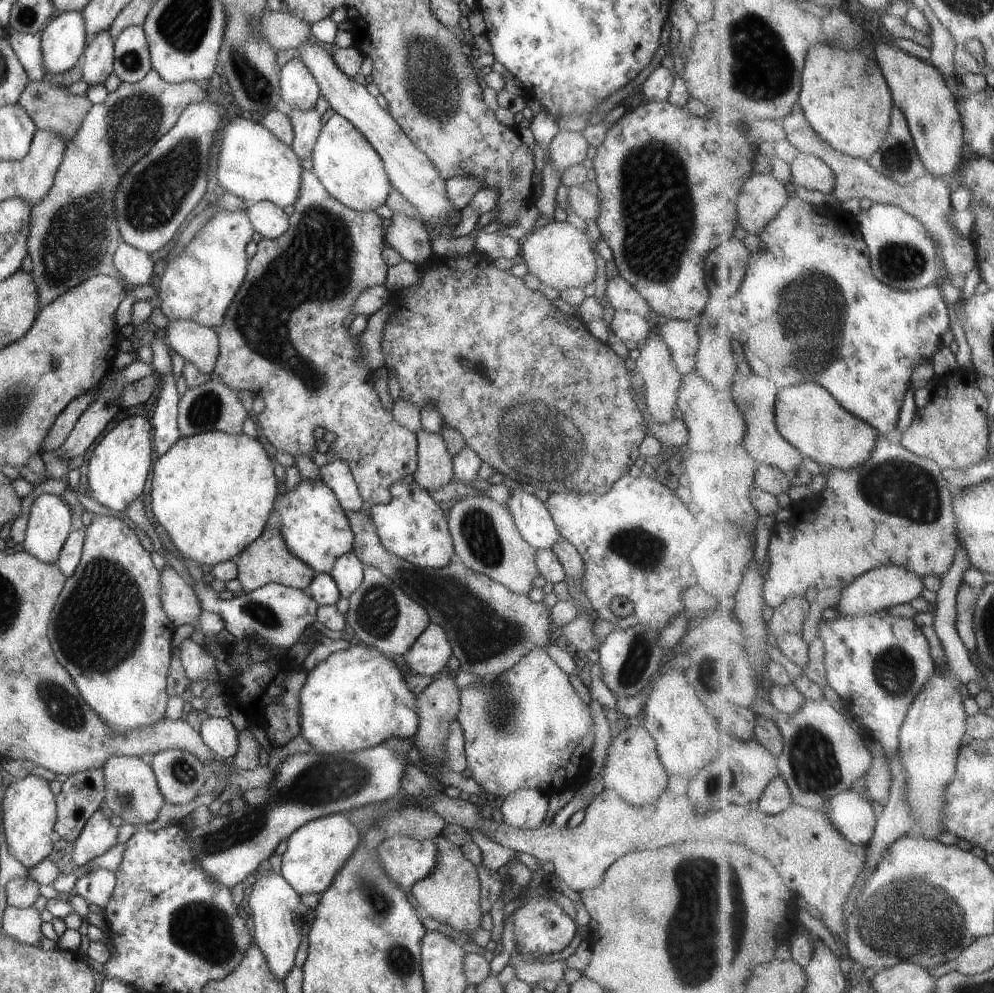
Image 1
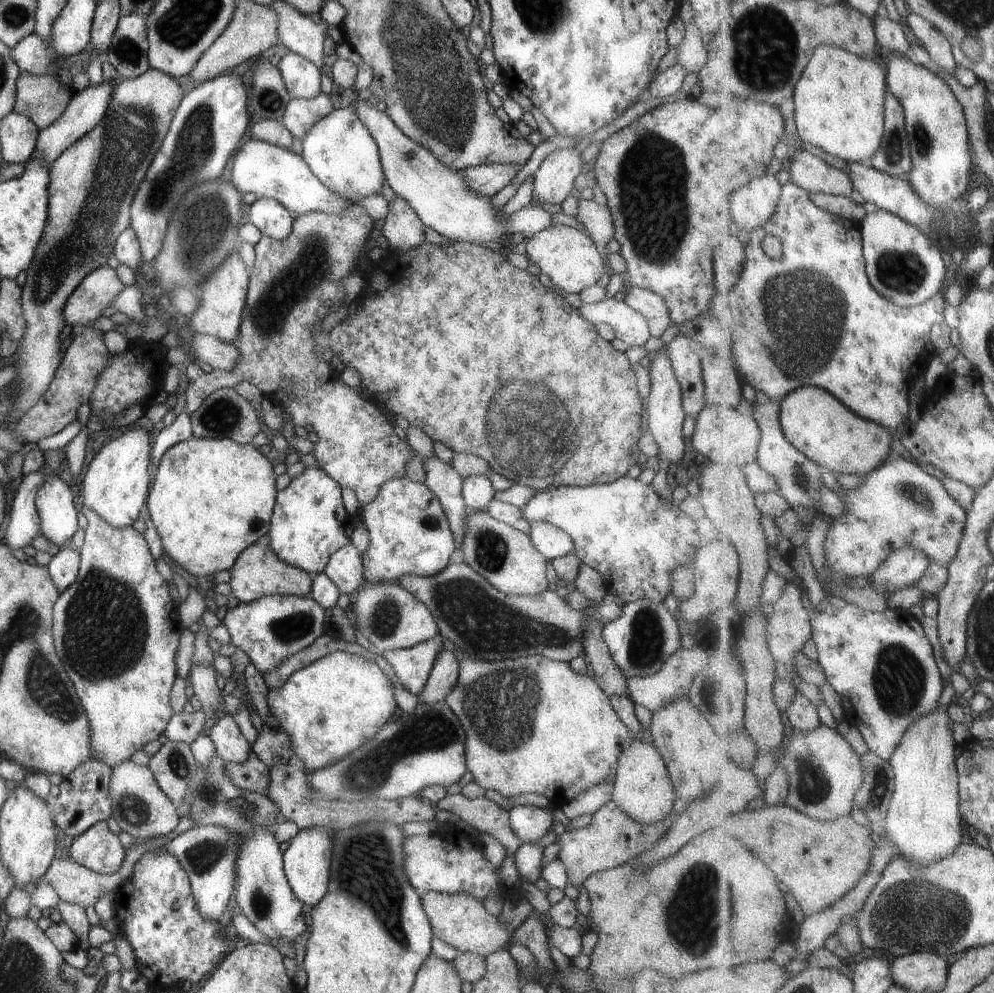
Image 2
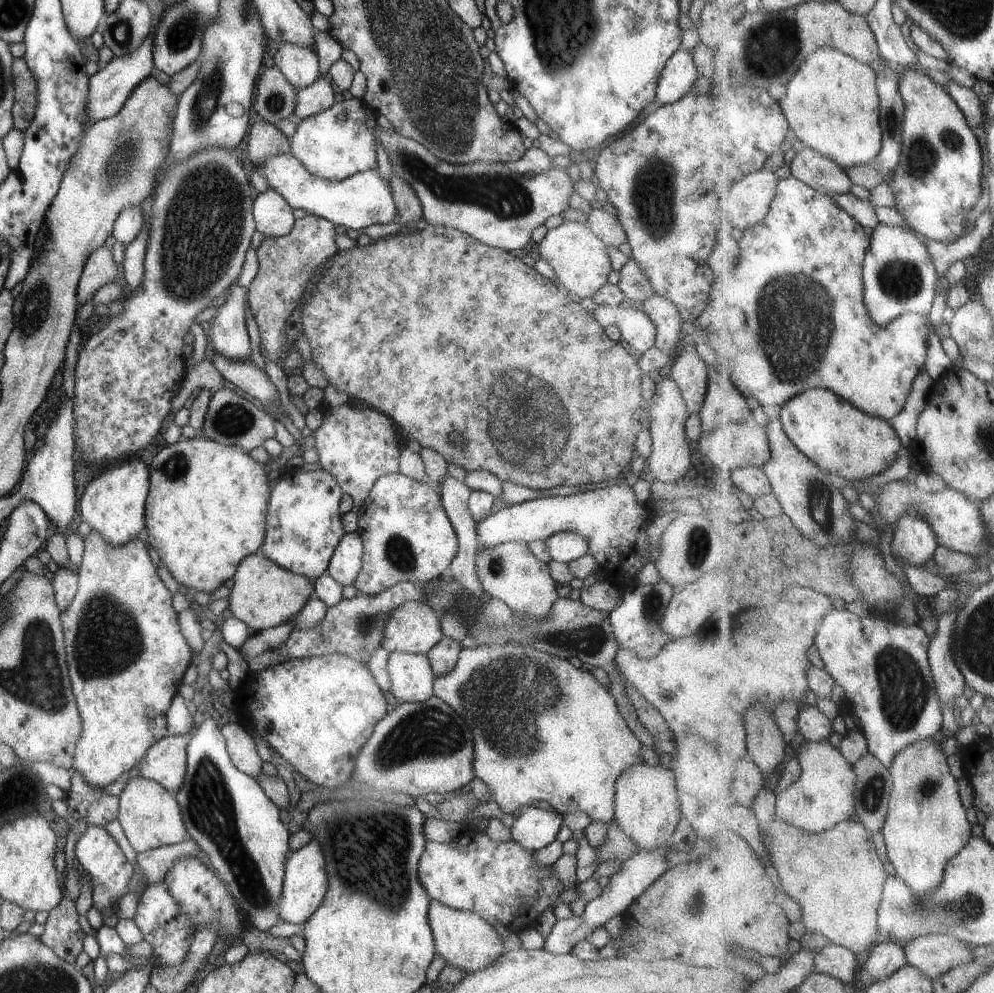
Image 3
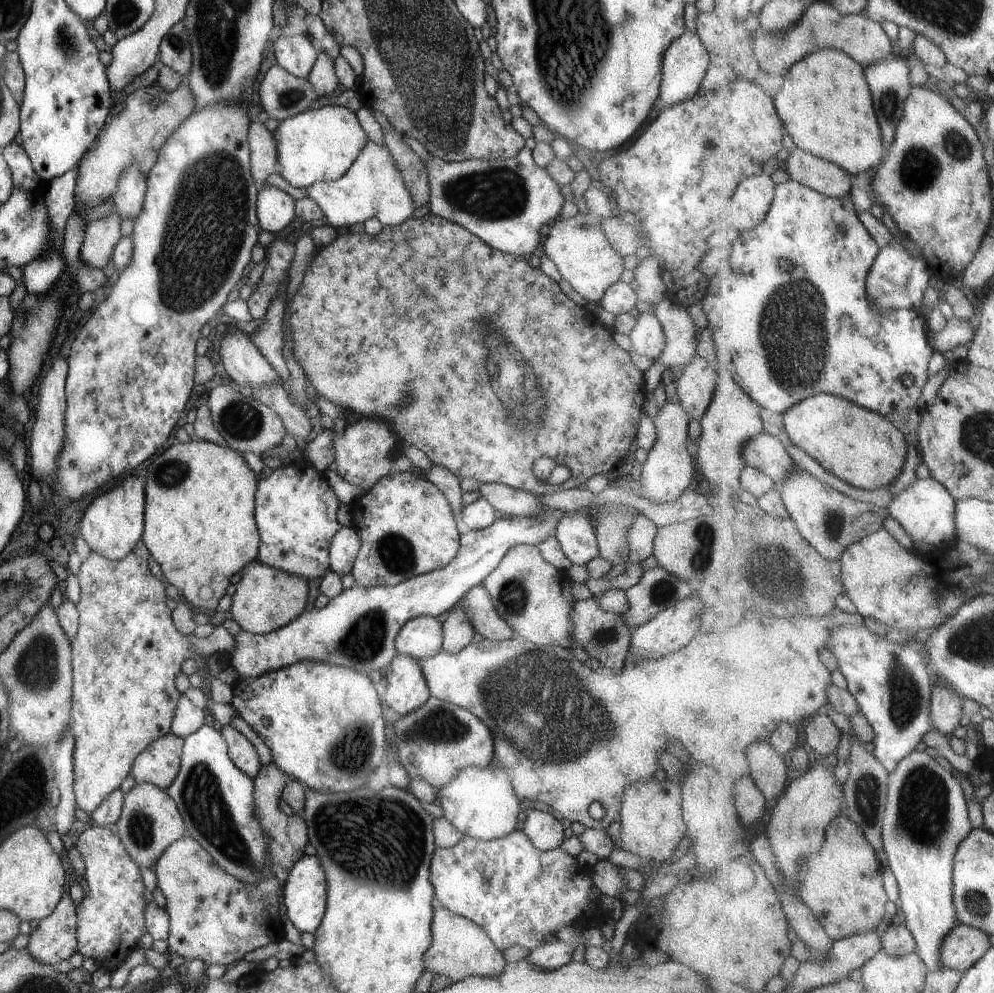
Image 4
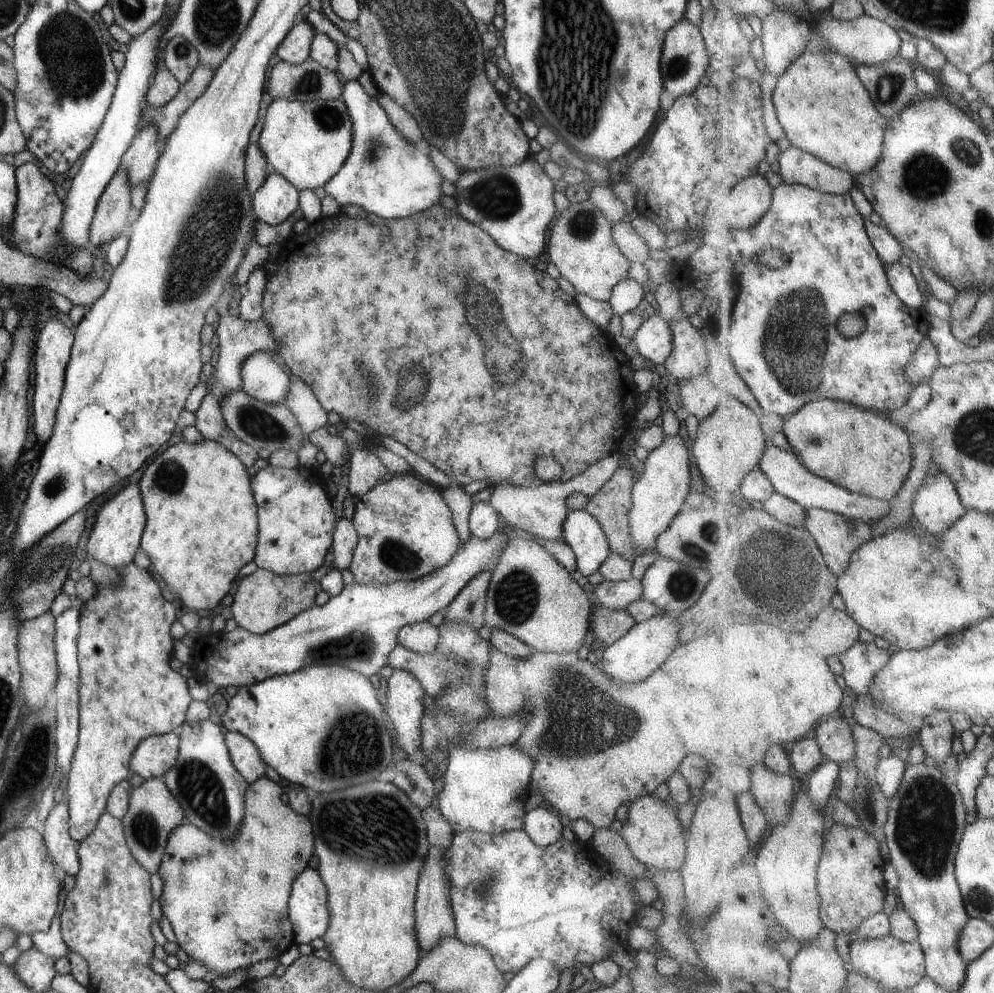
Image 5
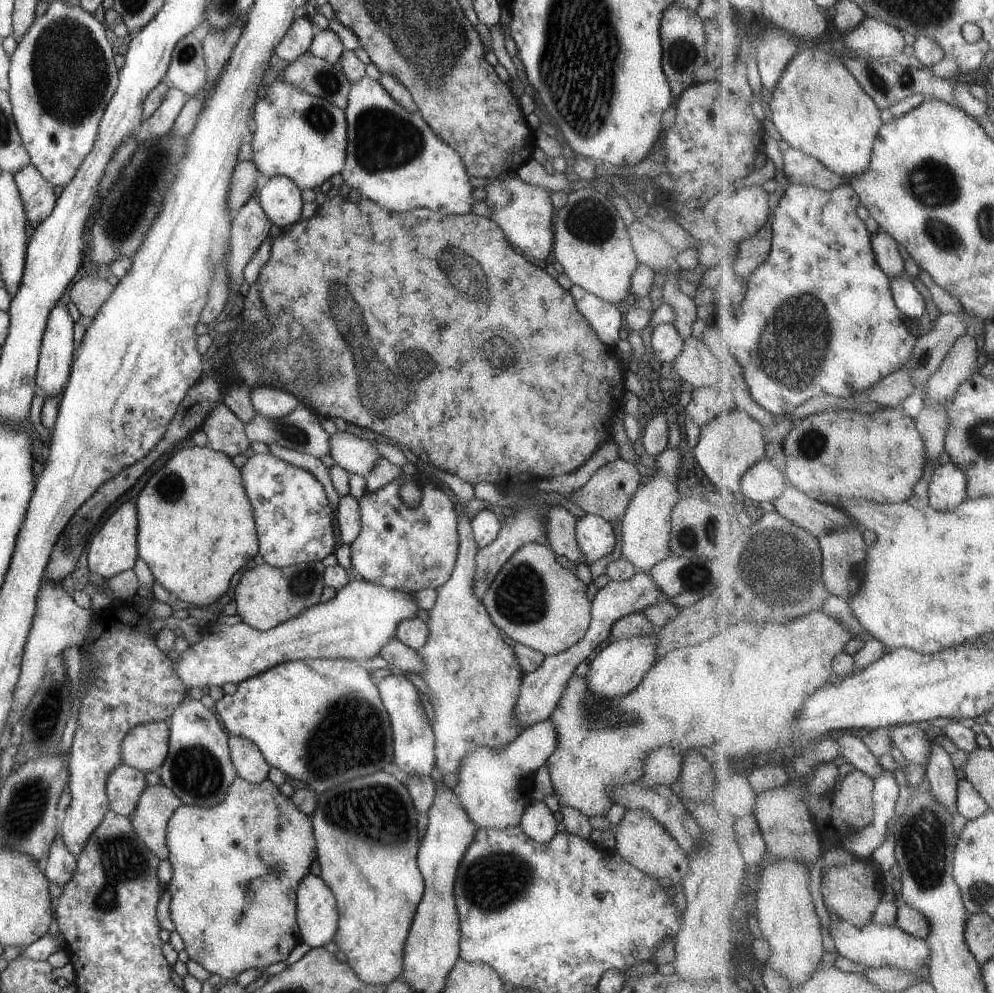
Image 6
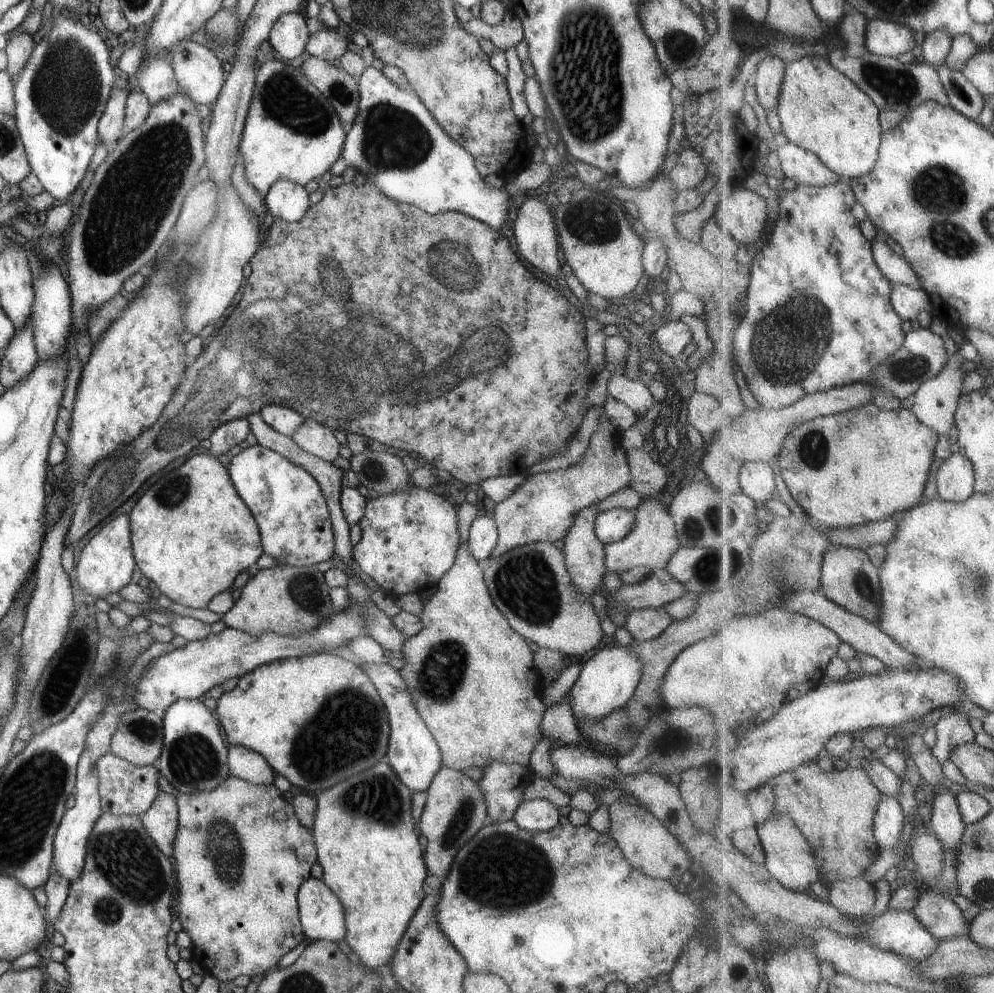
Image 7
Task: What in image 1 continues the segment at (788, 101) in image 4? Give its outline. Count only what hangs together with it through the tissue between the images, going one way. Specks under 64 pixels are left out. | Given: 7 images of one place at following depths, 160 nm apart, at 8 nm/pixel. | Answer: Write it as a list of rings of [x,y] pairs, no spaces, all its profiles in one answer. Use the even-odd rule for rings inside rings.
[[[826,43],[812,46],[800,98],[802,111],[820,137],[845,154],[869,160],[889,136],[895,106],[892,89],[876,58],[867,58],[858,48],[848,51]]]

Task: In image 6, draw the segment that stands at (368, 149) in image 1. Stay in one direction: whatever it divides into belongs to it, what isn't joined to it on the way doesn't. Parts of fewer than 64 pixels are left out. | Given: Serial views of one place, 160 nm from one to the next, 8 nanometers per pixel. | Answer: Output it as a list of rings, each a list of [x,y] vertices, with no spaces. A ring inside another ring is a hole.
[[[278,77],[266,96],[256,100],[253,120],[251,160],[261,182],[277,175],[286,176],[300,190],[314,190],[342,169],[347,144],[346,118],[344,111],[334,104],[308,95]]]

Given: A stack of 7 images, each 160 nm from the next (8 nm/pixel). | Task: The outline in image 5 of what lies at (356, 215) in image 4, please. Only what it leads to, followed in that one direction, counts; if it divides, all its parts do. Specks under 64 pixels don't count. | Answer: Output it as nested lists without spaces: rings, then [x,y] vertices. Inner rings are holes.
[[[357,79],[343,81],[339,97],[345,103],[351,119],[352,143],[344,164],[322,186],[326,196],[331,196],[340,208],[345,204],[357,204],[365,212],[381,218],[407,218],[435,204],[439,196],[443,196],[439,194],[439,183],[442,179],[429,163],[427,145],[423,141],[421,144],[410,145],[398,135],[375,96],[369,97]]]

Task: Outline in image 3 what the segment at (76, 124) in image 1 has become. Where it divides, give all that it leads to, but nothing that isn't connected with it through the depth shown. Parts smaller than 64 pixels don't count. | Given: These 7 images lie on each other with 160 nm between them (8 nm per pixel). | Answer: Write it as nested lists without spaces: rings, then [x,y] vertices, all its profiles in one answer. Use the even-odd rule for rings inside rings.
[[[23,58],[13,59],[11,65],[14,101],[12,126],[24,131],[34,115],[36,105],[36,80]]]

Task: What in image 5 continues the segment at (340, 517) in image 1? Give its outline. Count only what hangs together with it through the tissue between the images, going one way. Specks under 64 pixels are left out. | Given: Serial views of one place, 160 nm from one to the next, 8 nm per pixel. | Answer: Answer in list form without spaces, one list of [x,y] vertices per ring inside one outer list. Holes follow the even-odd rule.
[[[297,464],[292,469],[267,465],[250,477],[250,487],[256,502],[258,533],[253,564],[282,575],[311,573],[317,569],[332,545],[336,525],[331,498],[323,490],[322,476],[317,470]]]

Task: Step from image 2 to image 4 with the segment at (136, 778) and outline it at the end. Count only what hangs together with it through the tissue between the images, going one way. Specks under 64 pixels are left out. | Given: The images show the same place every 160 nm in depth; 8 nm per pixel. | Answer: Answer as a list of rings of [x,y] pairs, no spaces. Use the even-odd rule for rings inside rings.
[[[149,783],[136,784],[124,794],[123,799],[119,820],[114,824],[119,834],[119,841],[137,867],[153,869],[163,850],[177,838],[186,836],[179,810],[165,793],[165,789]]]

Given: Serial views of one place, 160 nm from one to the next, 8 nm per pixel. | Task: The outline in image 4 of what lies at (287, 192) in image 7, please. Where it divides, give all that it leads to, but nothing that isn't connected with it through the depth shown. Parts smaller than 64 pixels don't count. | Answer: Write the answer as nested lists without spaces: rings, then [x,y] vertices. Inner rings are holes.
[[[266,184],[256,196],[256,218],[267,232],[286,231],[295,218],[295,200],[286,192]]]

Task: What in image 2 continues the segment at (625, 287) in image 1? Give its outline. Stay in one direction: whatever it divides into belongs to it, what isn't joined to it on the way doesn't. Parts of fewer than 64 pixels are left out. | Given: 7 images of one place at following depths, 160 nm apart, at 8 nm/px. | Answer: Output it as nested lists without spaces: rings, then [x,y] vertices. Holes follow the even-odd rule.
[[[632,286],[628,287],[619,297],[627,306],[646,318],[651,337],[659,337],[671,324],[666,302],[658,294]]]

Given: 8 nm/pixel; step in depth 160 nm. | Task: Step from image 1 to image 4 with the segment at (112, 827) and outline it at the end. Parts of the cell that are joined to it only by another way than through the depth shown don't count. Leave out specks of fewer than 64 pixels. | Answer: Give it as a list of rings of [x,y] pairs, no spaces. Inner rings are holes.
[[[102,825],[83,830],[75,849],[84,864],[86,890],[75,906],[77,951],[100,967],[115,970],[133,952],[137,940],[147,933],[144,924],[145,891],[139,868],[126,854],[119,838]]]

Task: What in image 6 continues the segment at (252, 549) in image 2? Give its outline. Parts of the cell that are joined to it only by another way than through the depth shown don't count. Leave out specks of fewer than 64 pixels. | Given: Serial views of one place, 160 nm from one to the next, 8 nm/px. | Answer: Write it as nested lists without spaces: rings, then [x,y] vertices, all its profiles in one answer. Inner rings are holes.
[[[321,561],[281,568],[267,563],[251,567],[240,576],[233,590],[232,600],[236,604],[236,615],[258,631],[266,631],[296,617],[301,611],[319,603],[321,588],[324,586],[323,573]]]

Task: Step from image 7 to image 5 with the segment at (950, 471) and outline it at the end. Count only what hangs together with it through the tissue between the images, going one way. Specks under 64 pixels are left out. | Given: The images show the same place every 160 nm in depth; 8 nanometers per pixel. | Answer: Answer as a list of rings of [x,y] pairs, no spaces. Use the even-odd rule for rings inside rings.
[[[939,472],[927,477],[923,486],[920,486],[912,511],[921,528],[940,537],[967,514],[968,508],[961,500],[953,479]]]

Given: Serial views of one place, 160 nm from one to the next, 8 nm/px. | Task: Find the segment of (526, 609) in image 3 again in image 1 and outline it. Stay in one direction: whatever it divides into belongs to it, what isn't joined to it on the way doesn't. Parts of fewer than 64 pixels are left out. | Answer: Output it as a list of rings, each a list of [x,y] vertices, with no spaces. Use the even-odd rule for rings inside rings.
[[[465,495],[449,508],[446,521],[454,553],[463,566],[517,594],[525,595],[532,588],[531,580],[538,576],[534,563],[536,549],[521,538],[506,505],[481,495]]]

